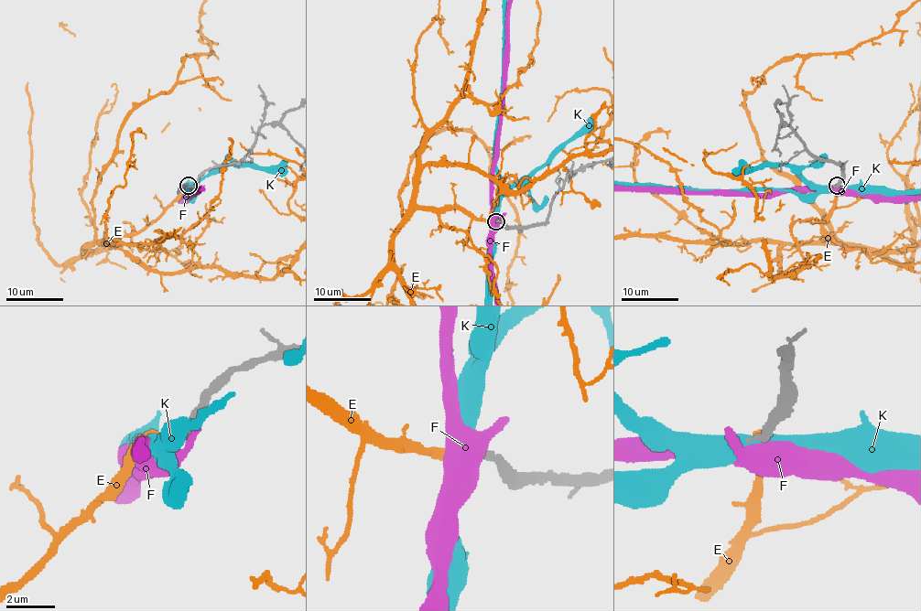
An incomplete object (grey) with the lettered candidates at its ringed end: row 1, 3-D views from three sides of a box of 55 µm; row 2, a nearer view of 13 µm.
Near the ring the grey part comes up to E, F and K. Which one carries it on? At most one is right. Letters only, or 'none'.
E

